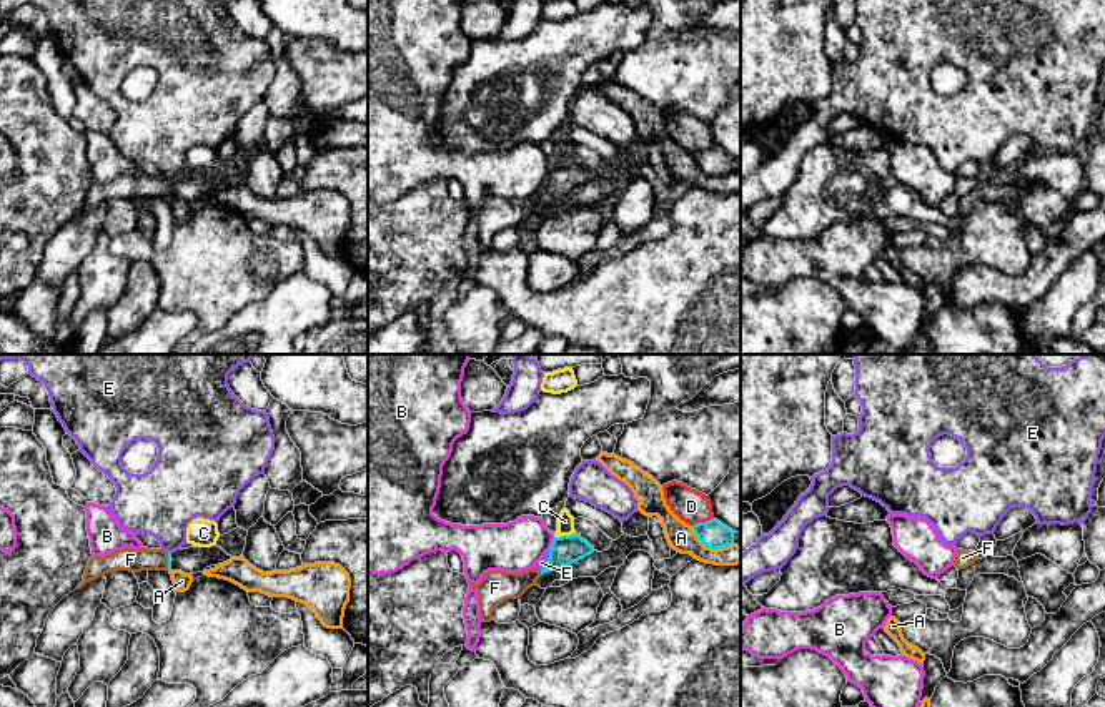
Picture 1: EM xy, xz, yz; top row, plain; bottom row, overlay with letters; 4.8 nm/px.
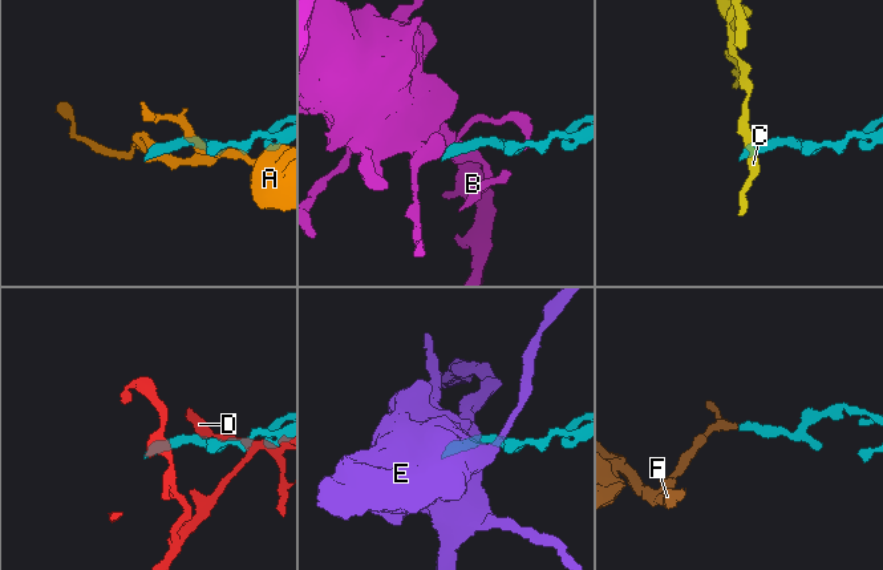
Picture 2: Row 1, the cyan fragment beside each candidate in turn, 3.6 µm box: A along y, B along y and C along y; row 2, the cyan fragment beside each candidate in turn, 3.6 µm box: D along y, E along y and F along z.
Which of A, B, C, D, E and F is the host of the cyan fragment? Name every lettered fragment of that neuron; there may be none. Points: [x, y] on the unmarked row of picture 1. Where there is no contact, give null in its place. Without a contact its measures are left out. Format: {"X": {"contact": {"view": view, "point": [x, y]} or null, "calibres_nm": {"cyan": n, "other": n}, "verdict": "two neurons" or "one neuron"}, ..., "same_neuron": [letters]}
{"A": {"contact": {"view": "xz", "point": [709, 173]}, "calibres_nm": {"cyan": 130, "other": 140}, "verdict": "two neurons"}, "B": {"contact": {"view": "xz", "point": [551, 172]}, "calibres_nm": {"cyan": 140, "other": 240}, "verdict": "two neurons"}, "C": {"contact": {"view": "xz", "point": [564, 163]}, "calibres_nm": {"cyan": 140, "other": 80}, "verdict": "two neurons"}, "D": {"contact": {"view": "xz", "point": [701, 150]}, "calibres_nm": {"cyan": 130, "other": 160}, "verdict": "two neurons"}, "E": {"contact": {"view": "xz", "point": [546, 190]}, "calibres_nm": {"cyan": 140, "other": 40}, "verdict": "two neurons"}, "F": {"contact": {"view": "xz", "point": [541, 200]}, "calibres_nm": {"cyan": 140, "other": 160}, "verdict": "one neuron"}, "same_neuron": ["F"]}

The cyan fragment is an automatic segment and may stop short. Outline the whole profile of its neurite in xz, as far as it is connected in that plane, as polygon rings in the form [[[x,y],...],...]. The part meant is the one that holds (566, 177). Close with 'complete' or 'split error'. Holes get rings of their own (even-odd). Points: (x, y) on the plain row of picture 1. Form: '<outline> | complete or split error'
[[[574,160],[552,166],[549,185],[541,198],[536,195],[523,200],[489,198],[478,211],[468,210],[478,218],[481,248],[491,250],[499,231],[508,226],[519,226],[544,200],[567,195],[592,180],[594,175]]] | split error

